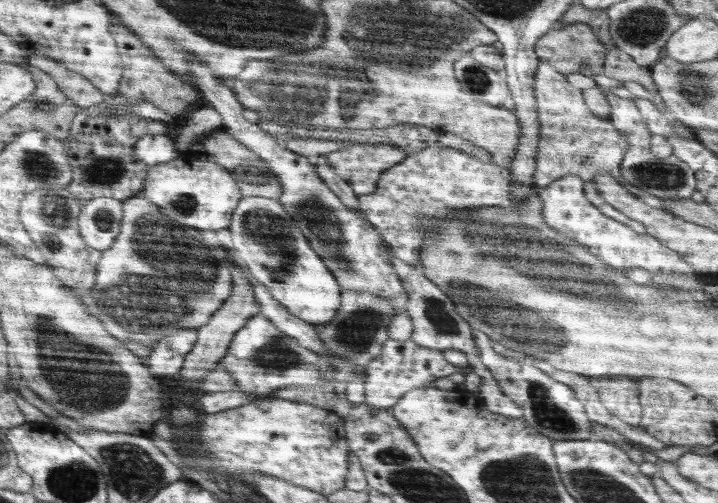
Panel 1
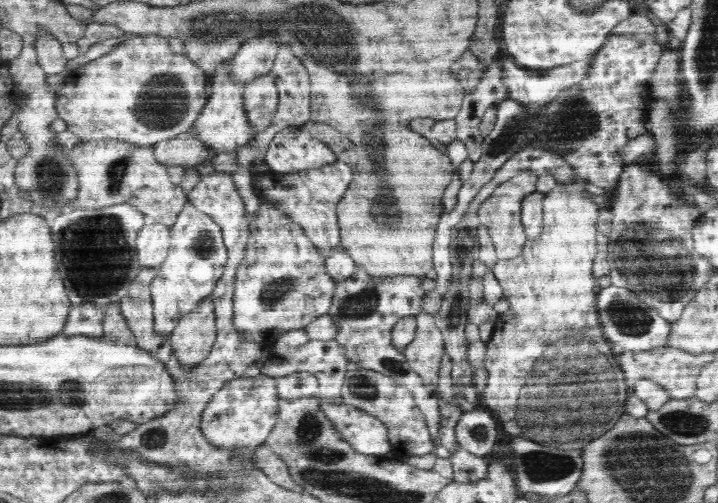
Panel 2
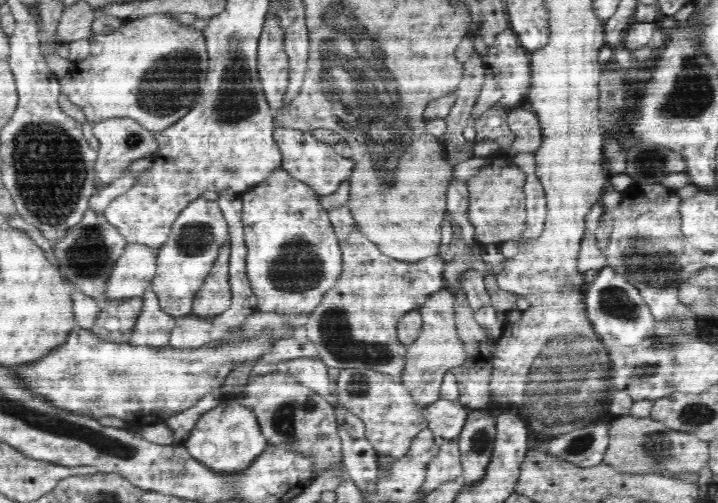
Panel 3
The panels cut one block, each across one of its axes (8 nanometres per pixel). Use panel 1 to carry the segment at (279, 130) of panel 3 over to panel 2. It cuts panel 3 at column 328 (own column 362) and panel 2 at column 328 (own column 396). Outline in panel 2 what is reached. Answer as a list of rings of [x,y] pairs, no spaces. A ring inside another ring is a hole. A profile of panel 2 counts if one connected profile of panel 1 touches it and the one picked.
[[[303,126],[283,128],[270,141],[265,154],[265,162],[270,170],[282,175],[291,175],[308,169],[317,169],[333,163],[337,154],[326,143],[314,138]]]

